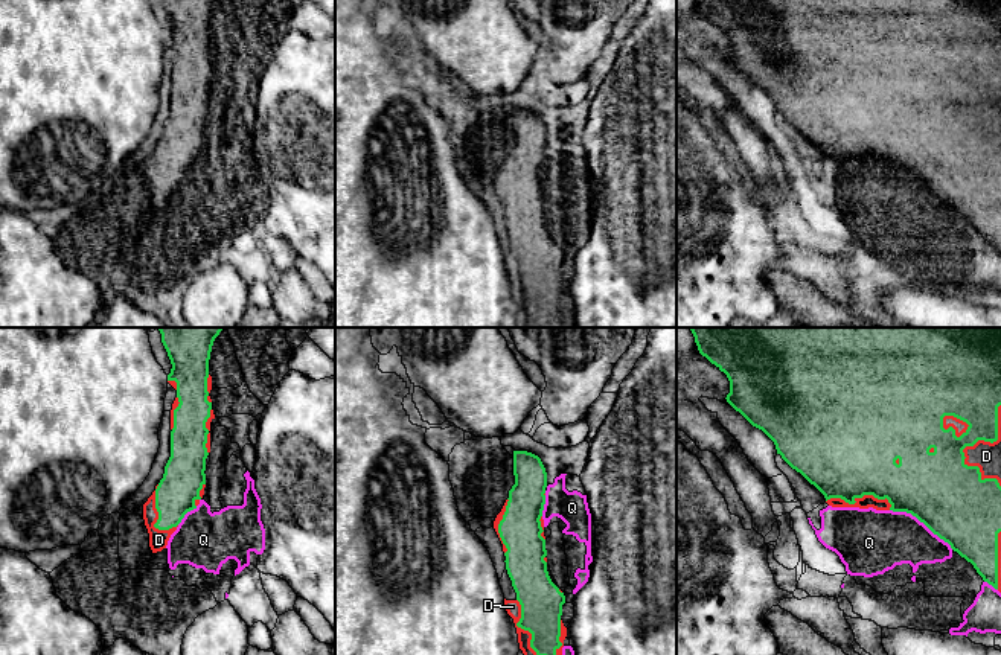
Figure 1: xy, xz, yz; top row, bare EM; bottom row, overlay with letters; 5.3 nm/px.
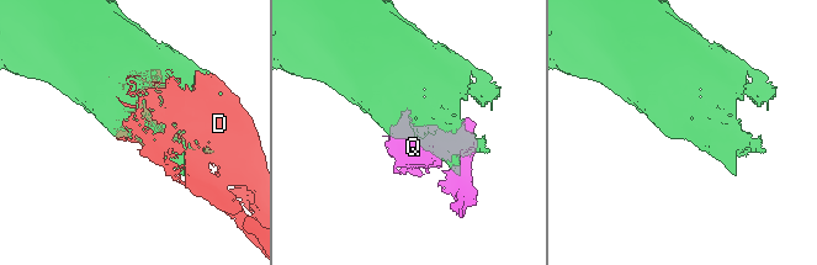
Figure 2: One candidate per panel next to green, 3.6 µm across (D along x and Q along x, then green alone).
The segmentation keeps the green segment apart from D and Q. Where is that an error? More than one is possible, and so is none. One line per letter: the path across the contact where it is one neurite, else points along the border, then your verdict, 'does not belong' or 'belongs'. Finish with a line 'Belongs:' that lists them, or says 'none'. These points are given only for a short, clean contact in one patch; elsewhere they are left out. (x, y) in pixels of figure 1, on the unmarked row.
D: belongs
Q: does not belong
Belongs: D

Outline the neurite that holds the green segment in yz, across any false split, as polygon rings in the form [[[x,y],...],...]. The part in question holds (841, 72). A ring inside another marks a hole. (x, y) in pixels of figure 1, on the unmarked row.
[[[695,0],[698,9],[730,40],[727,61],[753,85],[762,88],[776,104],[777,113],[811,143],[814,143],[832,166],[859,166],[907,171],[923,181],[934,193],[948,201],[954,210],[974,224],[984,241],[1001,251],[1001,0]]]

